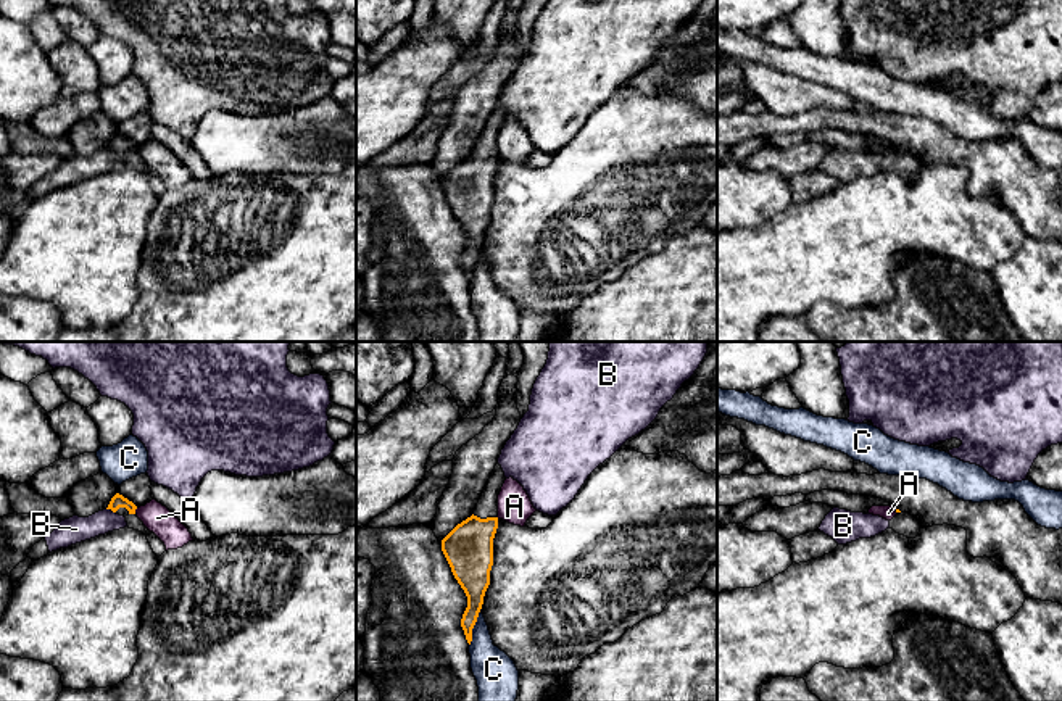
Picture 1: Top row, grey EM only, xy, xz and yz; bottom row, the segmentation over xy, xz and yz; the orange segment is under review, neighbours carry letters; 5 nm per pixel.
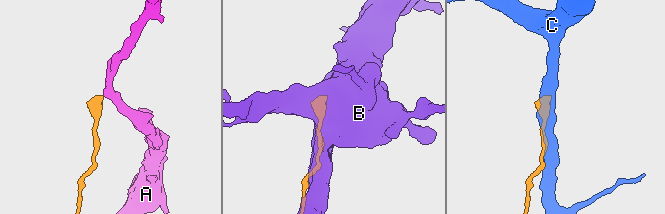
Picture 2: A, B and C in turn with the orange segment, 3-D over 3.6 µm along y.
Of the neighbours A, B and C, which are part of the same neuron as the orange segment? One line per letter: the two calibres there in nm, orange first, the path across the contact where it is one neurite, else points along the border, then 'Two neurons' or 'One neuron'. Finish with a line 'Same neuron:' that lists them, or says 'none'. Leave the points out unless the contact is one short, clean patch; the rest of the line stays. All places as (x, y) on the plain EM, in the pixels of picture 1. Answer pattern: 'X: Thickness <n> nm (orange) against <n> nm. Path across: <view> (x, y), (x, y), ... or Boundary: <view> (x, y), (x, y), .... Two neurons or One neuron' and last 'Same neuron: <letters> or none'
A: Thickness 70 nm (orange) against 140 nm. Boundary: xy (137, 147), (134, 152). Two neurons
B: Thickness 70 nm (orange) against 130 nm. Boundary: xy (107, 147), (115, 152). Two neurons
C: Thickness 160 nm (orange) against 200 nm. Two neurons
Same neuron: none

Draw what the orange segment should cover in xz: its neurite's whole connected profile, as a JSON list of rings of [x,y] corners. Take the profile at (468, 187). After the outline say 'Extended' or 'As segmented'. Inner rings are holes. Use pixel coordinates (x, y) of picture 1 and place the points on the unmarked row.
[[[496,102],[474,153],[458,163],[442,179],[442,190],[454,218],[467,235],[467,247],[463,253],[461,266],[469,284],[485,230],[490,224],[493,177],[498,168],[498,134],[504,119],[504,111]]]. Extended

